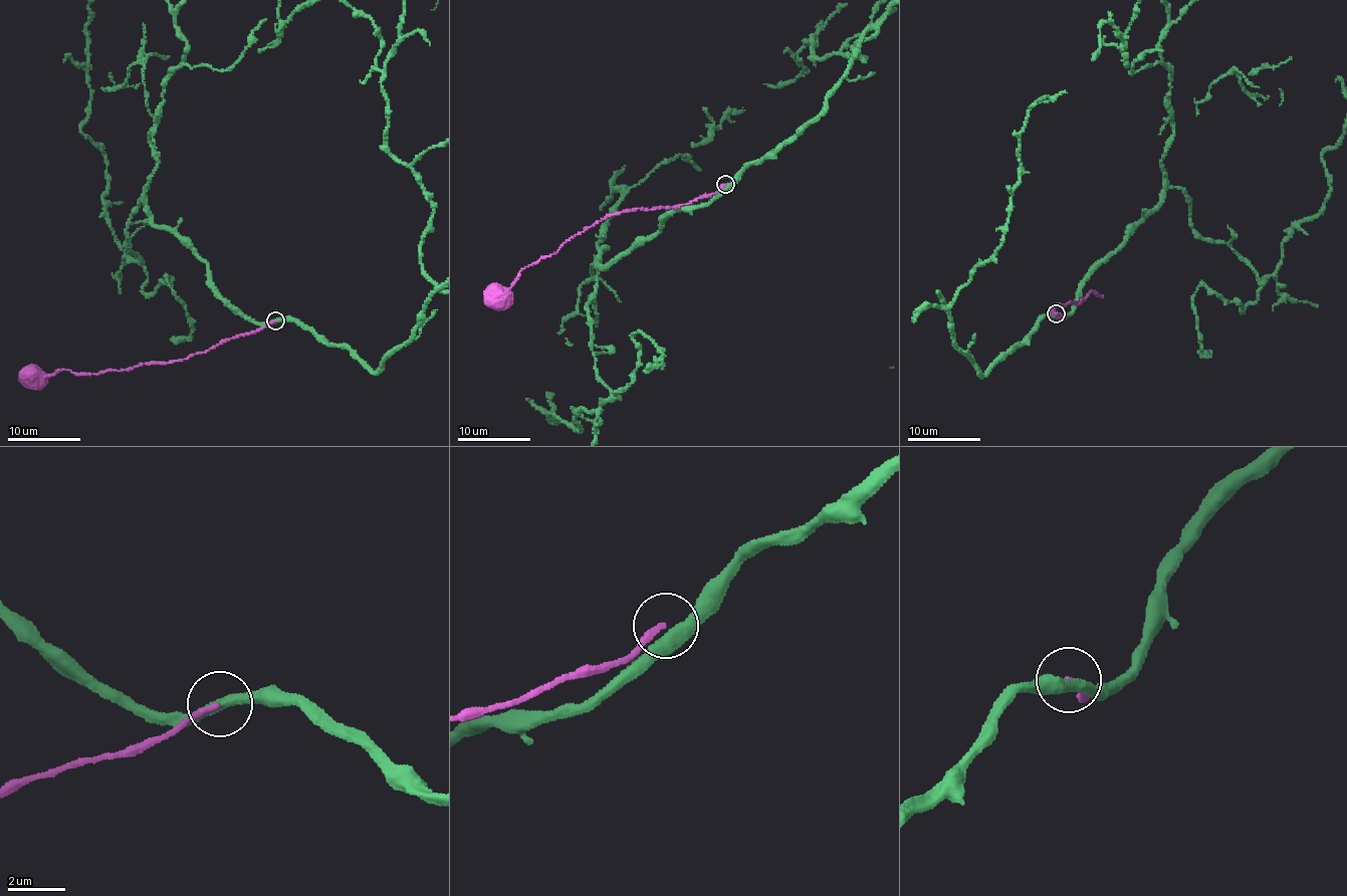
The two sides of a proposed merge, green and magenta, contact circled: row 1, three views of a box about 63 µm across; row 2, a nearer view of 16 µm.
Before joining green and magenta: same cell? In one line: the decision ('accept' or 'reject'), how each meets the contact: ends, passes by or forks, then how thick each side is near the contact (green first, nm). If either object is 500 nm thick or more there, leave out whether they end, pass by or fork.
reject; green passes by; magenta ends; calibres 420 and 200 nm

